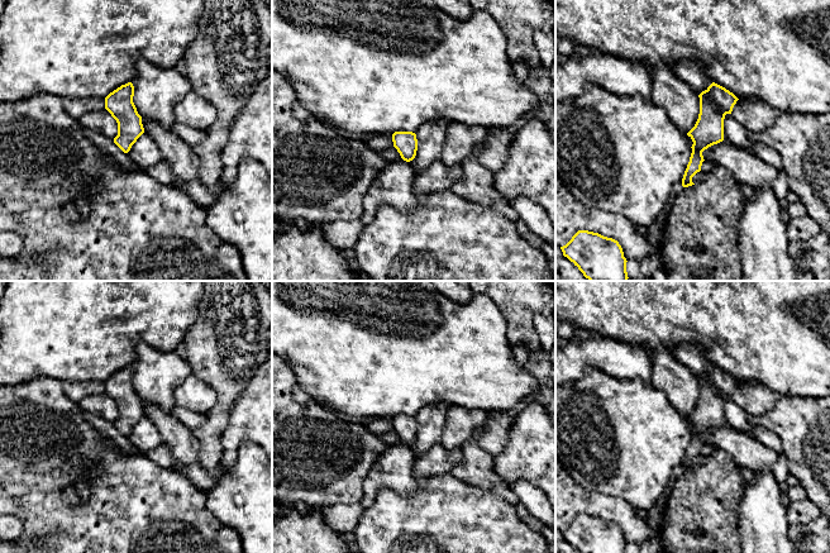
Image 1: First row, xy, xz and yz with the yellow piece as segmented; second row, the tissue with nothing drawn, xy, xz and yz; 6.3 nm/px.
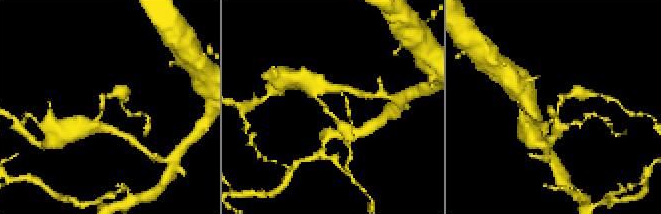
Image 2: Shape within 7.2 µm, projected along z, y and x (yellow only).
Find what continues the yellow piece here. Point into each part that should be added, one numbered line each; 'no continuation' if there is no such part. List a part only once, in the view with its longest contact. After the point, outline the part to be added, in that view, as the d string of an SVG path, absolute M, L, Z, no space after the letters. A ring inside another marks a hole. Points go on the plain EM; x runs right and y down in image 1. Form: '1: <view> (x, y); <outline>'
no continuation

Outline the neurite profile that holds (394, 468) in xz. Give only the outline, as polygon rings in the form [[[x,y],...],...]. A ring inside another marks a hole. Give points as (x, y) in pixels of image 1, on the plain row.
[[[404,443],[387,445],[364,478],[362,507],[369,507],[381,488],[391,488],[404,496],[414,494],[419,486],[412,471],[414,458],[414,452]]]

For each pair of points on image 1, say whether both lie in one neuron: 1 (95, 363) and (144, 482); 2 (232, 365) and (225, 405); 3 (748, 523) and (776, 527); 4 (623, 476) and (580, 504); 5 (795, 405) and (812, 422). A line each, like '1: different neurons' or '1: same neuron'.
1: different neurons
2: same neuron
3: same neuron
4: different neurons
5: same neuron

